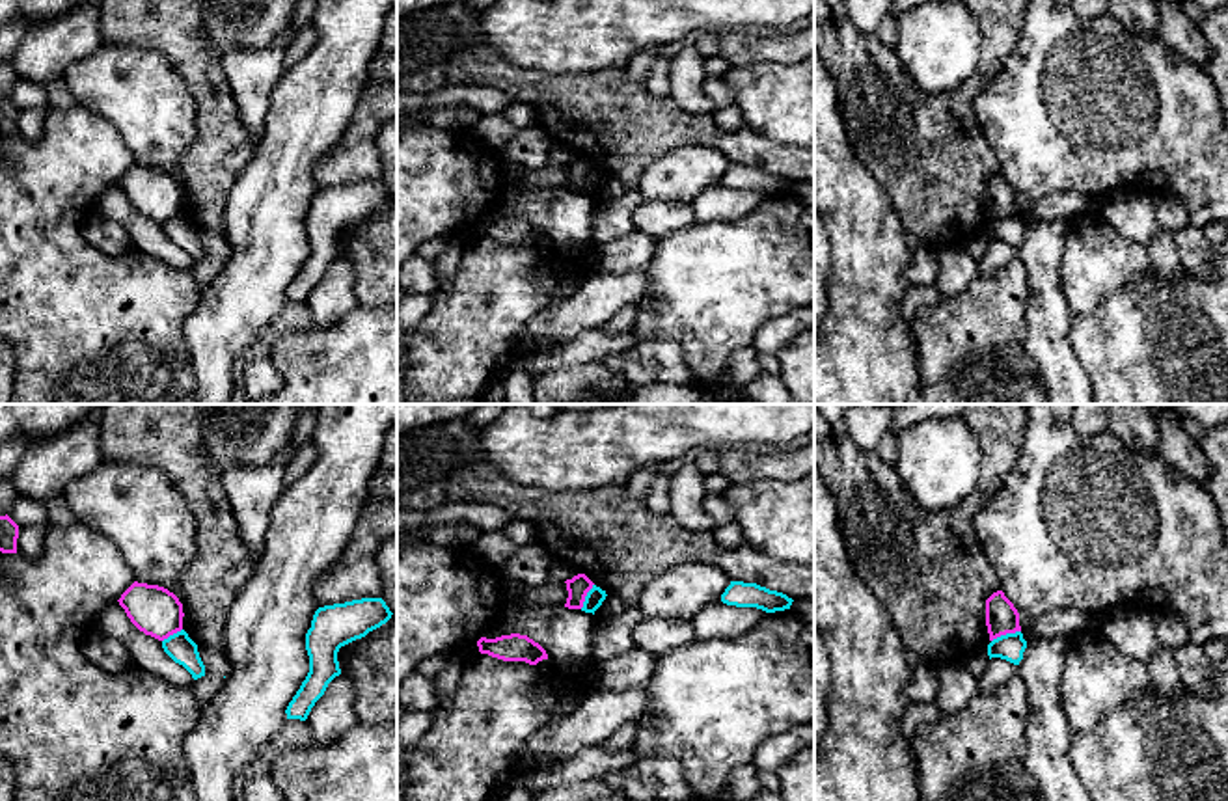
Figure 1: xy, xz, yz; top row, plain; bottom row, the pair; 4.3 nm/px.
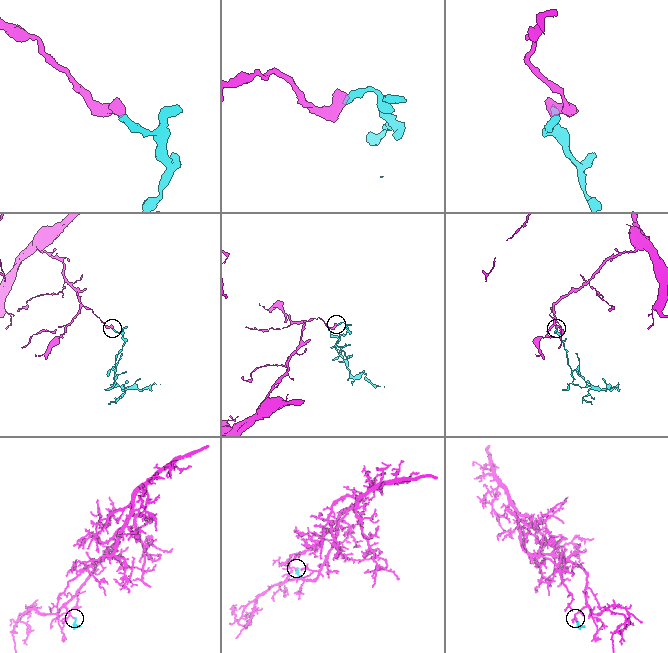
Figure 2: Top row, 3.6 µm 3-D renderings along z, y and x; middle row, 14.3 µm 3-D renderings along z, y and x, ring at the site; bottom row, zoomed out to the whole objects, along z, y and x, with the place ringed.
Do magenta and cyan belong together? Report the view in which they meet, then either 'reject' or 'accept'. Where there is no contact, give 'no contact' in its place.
contact in yz; reject

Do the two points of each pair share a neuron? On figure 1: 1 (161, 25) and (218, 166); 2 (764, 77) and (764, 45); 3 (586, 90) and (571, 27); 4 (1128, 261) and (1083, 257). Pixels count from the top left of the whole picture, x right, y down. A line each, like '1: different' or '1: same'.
1: same
2: different
3: different
4: same

